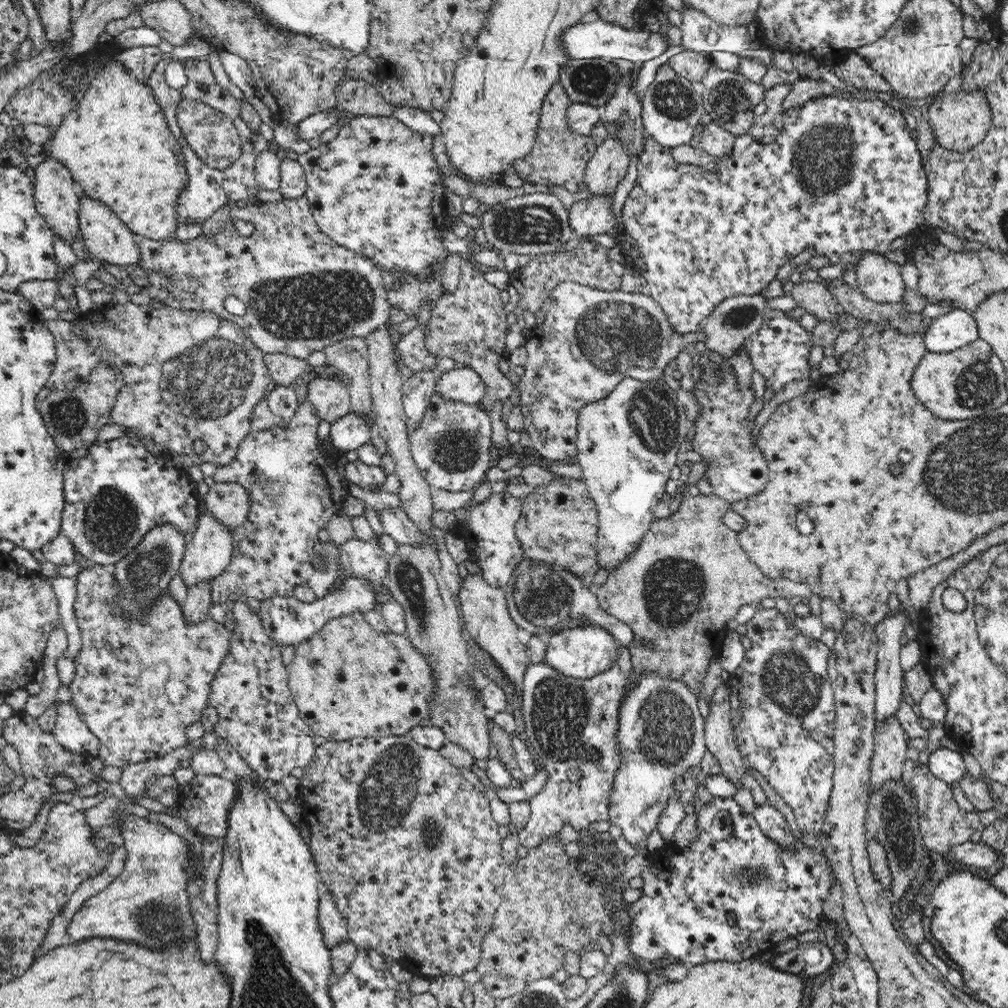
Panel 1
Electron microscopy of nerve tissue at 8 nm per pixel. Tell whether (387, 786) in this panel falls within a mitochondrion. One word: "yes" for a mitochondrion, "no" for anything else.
yes

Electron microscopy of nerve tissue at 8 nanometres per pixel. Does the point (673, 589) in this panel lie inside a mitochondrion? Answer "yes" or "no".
yes

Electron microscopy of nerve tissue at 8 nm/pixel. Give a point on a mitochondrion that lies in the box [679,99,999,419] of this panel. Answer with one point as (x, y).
(831, 159)

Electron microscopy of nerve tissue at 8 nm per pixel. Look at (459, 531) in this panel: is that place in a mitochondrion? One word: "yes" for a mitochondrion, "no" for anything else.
no

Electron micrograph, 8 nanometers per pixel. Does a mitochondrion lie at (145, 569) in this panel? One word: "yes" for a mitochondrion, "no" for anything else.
yes

